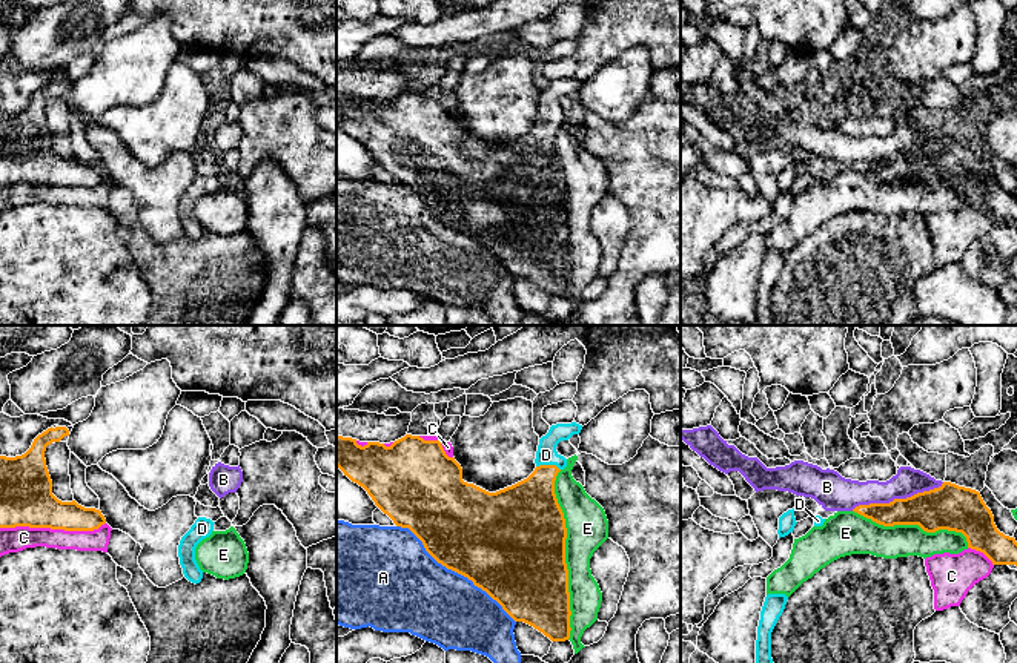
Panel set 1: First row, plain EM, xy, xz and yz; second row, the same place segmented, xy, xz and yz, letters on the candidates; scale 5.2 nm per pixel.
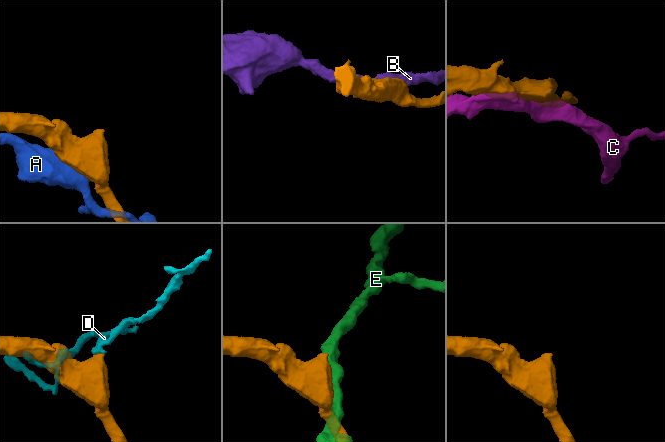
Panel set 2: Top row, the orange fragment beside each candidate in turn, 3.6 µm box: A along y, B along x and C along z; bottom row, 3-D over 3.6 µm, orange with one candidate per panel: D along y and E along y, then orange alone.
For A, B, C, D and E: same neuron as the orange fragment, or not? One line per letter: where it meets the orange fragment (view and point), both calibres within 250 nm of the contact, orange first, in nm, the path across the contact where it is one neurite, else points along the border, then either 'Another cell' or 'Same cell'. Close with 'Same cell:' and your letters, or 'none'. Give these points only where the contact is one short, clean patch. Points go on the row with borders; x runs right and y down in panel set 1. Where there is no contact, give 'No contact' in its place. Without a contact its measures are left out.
A: Touches orange at xz (455, 571). Thickness 480 nm (orange) against 400 nm. Another cell
B: Touches orange at yz (897, 499). Thickness 220 nm (orange) against 150 nm. Another cell
C: Touches orange at xy (53, 528). Thickness 280 nm (orange) against 130 nm. Another cell
D: Touches orange at xz (549, 465). Thickness 300 nm (orange) against 110 nm. Path across: xz (529, 508), (549, 465), (546, 455). Same cell
E: Touches orange at xz (564, 554). Thickness 500 nm (orange) against 220 nm. Another cell
Same cell: D

